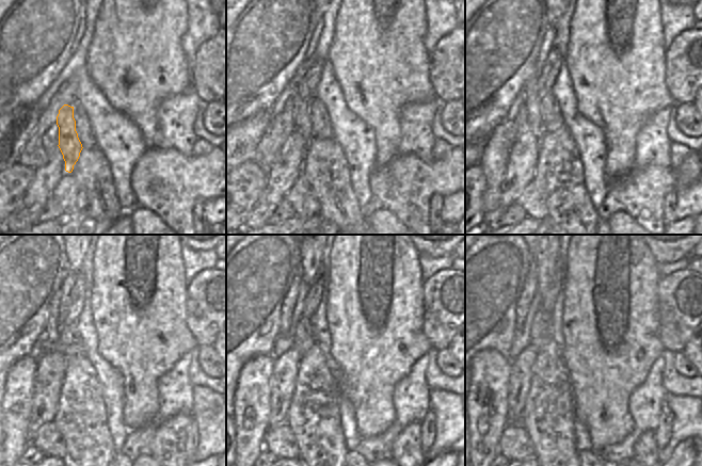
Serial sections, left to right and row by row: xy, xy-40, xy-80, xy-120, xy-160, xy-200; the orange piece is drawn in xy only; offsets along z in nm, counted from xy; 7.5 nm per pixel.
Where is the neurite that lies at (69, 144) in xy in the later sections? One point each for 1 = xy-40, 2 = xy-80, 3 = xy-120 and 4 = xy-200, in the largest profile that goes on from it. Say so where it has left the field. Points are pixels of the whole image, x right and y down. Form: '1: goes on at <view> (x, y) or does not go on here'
1: goes on at xy-40 (302, 121)
2: goes on at xy-80 (530, 93)
3: goes on at xy-120 (52, 330)
4: goes on at xy-200 (529, 290)

